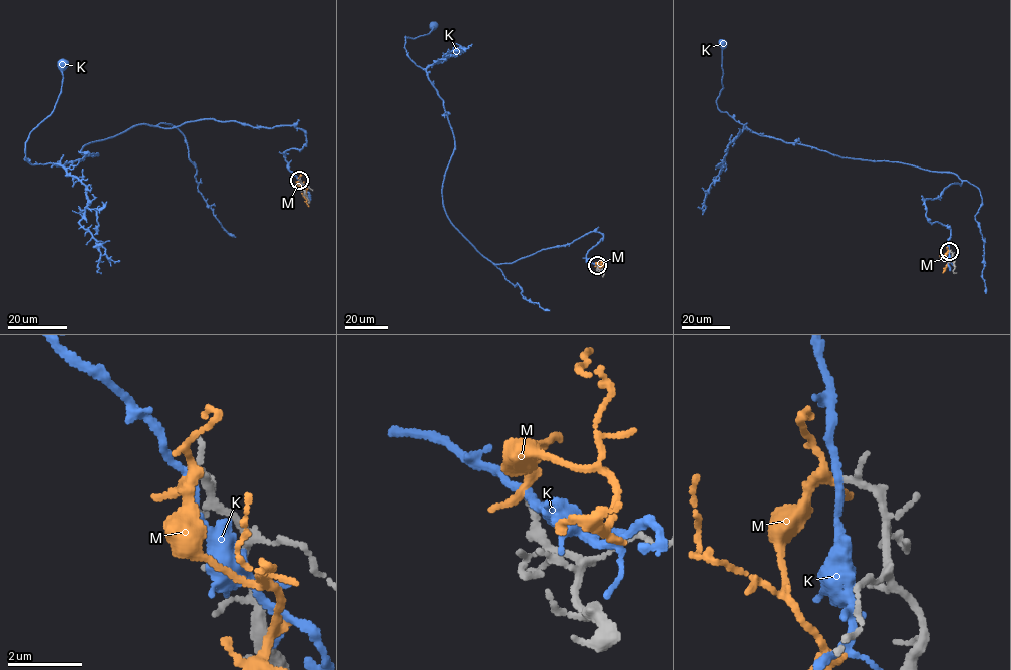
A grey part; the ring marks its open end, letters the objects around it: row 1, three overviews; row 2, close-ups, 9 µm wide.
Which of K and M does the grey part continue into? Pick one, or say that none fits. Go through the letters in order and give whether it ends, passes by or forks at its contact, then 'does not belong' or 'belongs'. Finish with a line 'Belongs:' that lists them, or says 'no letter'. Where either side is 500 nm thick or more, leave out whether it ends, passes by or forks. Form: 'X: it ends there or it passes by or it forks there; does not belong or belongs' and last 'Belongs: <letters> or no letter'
K: it passes by; does not belong
M: it passes by; belongs
Belongs: M

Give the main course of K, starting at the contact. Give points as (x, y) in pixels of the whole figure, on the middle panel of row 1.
K: (596, 265), (586, 254), (600, 233), (493, 263), (451, 223), (442, 185), (453, 135), (404, 48), (434, 26)

